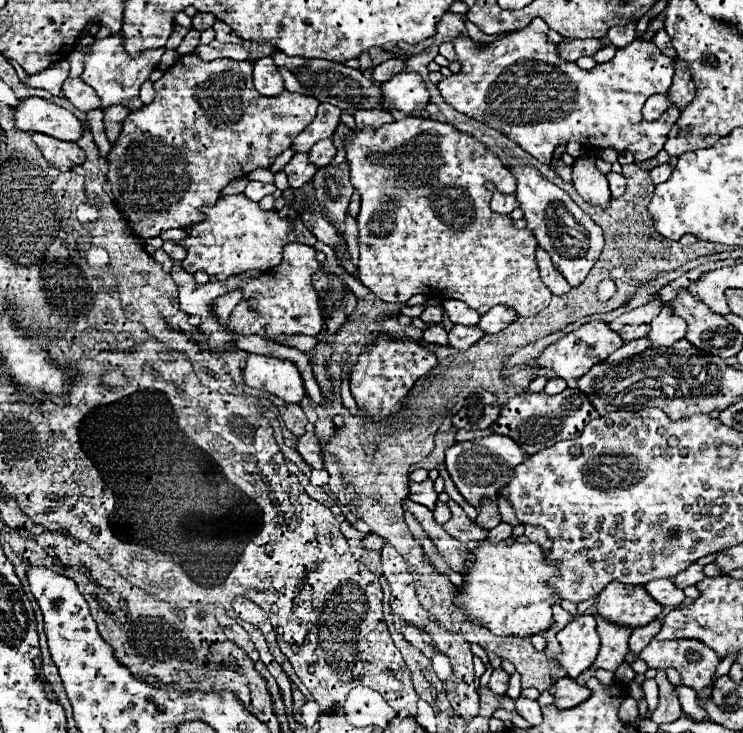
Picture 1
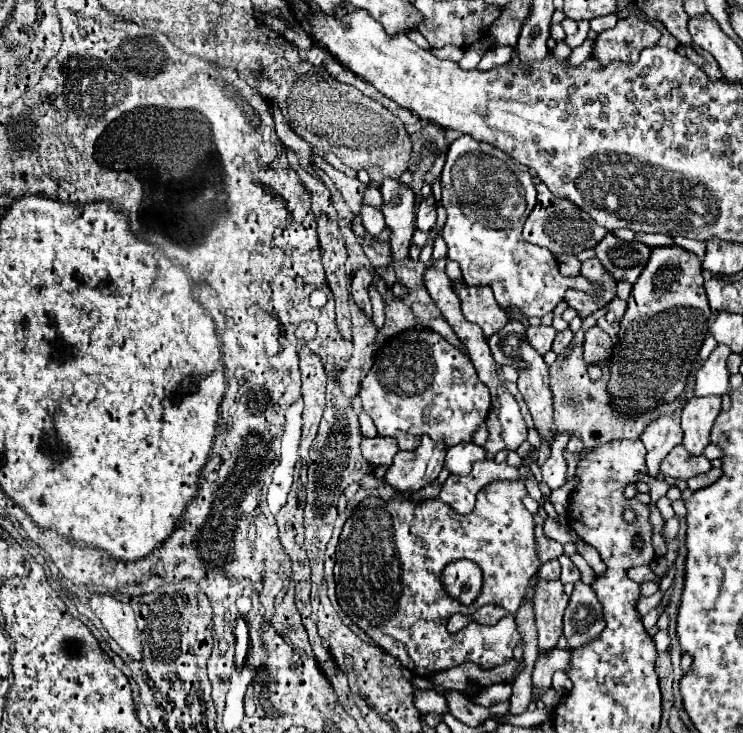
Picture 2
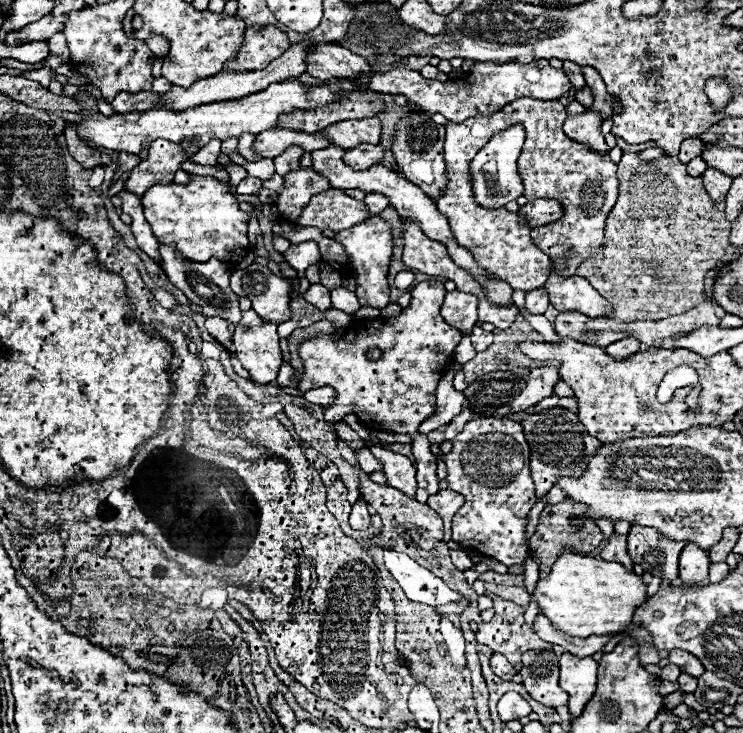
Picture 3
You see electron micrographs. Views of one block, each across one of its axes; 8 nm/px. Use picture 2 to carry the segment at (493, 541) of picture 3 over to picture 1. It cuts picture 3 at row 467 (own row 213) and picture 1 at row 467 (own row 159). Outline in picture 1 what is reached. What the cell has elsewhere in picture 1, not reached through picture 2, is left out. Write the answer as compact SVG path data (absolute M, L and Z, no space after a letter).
M492 434L486 438L478 438L474 442L458 442L446 450L446 470L454 480L458 492L478 508L482 498L496 498L500 494L500 486L508 480L508 470L524 462L524 450L508 436Z

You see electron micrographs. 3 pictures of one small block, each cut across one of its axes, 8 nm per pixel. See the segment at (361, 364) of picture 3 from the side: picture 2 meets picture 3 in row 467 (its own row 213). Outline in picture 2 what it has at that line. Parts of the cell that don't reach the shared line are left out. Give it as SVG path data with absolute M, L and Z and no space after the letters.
M426 198L420 202L418 212L416 212L416 226L418 230L432 230L436 224L436 208L434 208L434 198Z

